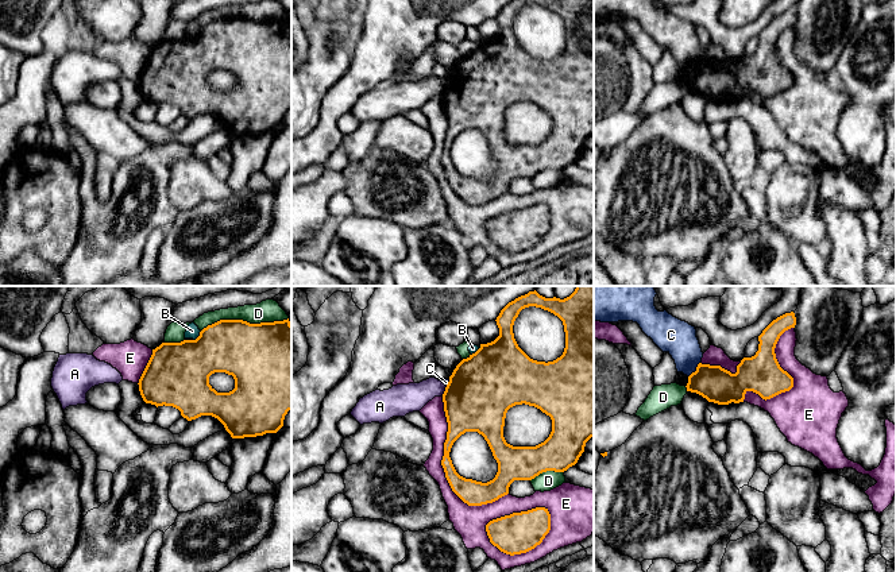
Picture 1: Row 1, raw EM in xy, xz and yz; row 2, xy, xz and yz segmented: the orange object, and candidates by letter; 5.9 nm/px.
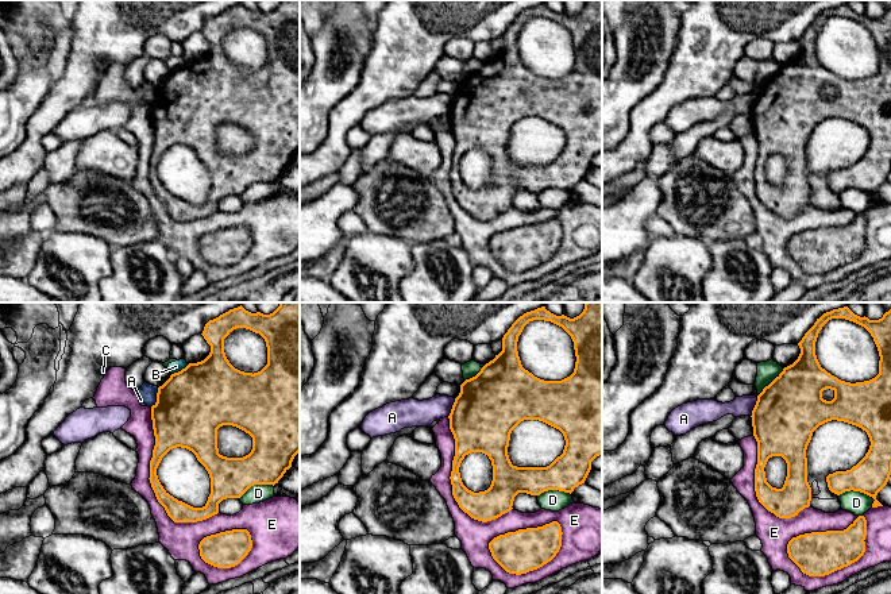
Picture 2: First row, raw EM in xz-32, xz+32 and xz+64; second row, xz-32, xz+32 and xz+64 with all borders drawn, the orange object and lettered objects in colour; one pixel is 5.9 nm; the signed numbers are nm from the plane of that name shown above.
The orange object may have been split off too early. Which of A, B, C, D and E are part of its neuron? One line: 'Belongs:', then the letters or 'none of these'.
Belongs: none of these

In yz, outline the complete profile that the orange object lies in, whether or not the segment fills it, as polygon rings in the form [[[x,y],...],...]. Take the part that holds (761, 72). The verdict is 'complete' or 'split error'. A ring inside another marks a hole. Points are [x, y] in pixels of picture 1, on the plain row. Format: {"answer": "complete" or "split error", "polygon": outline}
{"answer": "complete", "polygon": [[[793,9],[773,18],[758,34],[756,53],[744,55],[735,72],[721,63],[699,61],[696,69],[688,74],[687,89],[718,103],[744,100],[748,89],[758,92],[765,98],[789,89],[793,76],[780,65],[775,46],[780,34],[795,23]]]}

